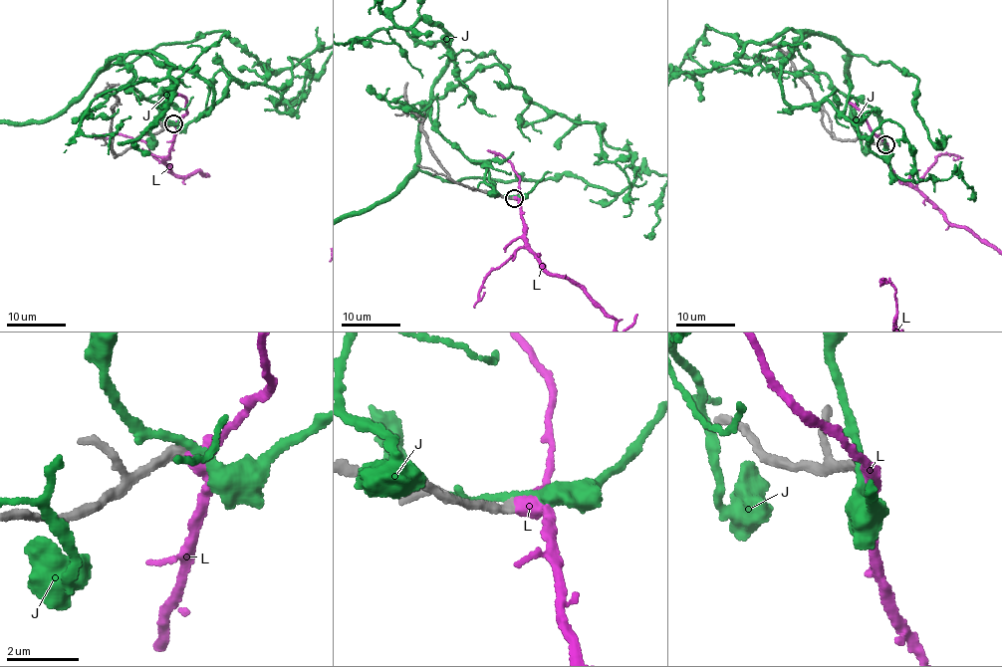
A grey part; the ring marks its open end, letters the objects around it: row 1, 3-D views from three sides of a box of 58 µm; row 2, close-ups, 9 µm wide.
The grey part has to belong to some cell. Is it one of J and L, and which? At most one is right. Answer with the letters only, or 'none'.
L

